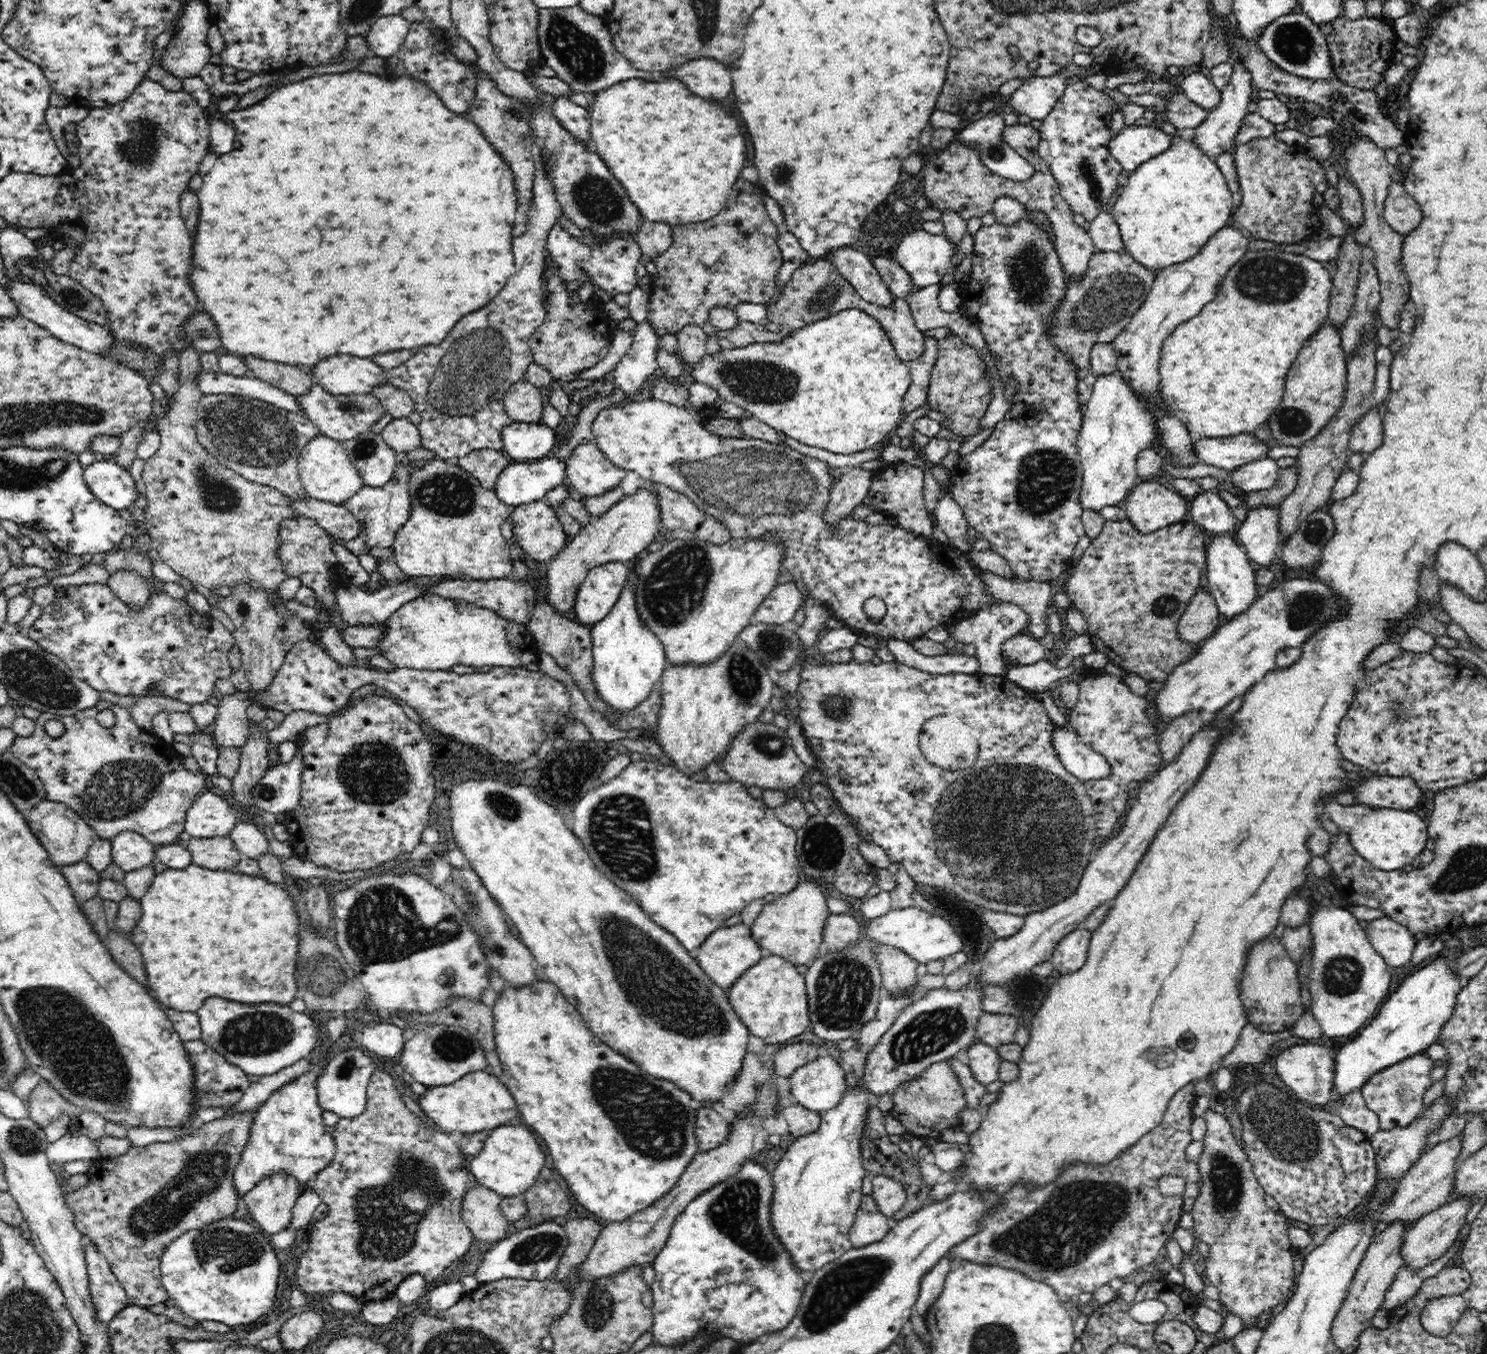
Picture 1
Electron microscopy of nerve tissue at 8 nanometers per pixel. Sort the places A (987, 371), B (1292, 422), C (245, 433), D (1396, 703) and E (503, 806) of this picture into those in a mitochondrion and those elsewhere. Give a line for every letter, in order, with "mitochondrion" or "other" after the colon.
A: other
B: mitochondrion
C: mitochondrion
D: mitochondrion
E: mitochondrion

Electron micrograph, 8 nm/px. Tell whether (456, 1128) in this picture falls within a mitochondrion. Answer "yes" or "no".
no

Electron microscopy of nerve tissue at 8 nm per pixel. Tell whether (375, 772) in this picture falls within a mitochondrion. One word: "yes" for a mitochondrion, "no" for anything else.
yes

